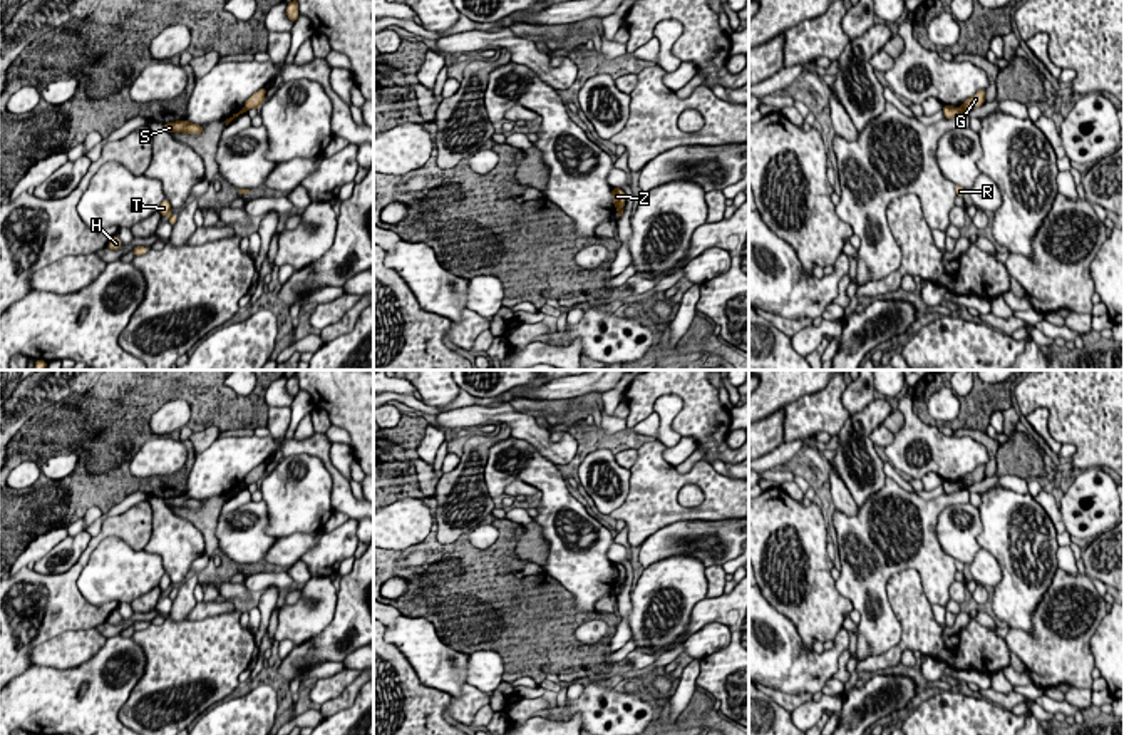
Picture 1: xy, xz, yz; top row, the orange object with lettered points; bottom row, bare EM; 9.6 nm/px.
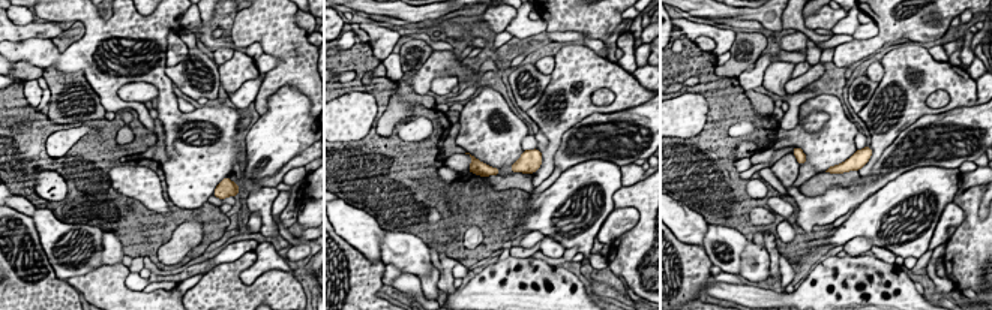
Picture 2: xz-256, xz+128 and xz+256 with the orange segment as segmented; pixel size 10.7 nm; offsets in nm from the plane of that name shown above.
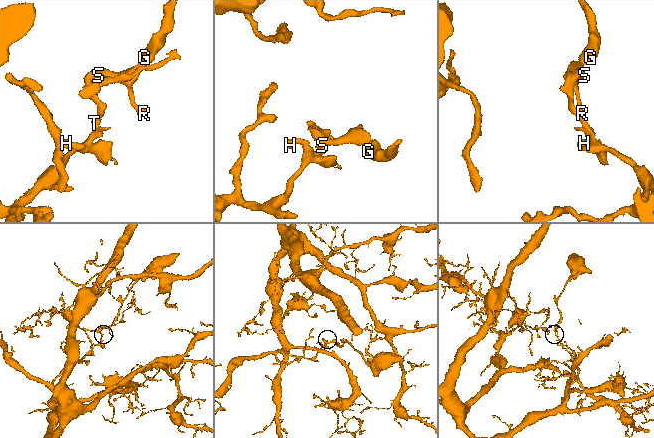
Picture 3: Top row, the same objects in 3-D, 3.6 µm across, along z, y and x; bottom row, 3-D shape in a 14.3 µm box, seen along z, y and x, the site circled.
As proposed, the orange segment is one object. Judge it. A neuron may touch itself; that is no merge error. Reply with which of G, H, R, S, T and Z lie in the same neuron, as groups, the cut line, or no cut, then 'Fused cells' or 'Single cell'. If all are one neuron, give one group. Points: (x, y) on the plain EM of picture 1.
Groups: G / H R S T Z. Split along xz (622, 583), (618, 586). Fused cells

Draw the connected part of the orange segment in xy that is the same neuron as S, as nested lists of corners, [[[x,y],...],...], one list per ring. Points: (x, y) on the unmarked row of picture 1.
[[[186,494],[162,499],[166,507],[183,507],[183,509],[203,509],[201,499],[188,497]]]

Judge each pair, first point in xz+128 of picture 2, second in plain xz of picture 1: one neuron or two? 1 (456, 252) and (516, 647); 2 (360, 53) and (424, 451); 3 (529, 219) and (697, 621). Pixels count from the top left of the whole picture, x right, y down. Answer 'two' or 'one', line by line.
1: one
2: two
3: two

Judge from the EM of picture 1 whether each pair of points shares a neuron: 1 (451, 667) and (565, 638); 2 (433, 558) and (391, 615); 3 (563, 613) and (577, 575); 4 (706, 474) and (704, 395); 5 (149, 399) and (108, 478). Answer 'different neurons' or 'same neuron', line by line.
1: different neurons
2: different neurons
3: different neurons
4: different neurons
5: same neuron

